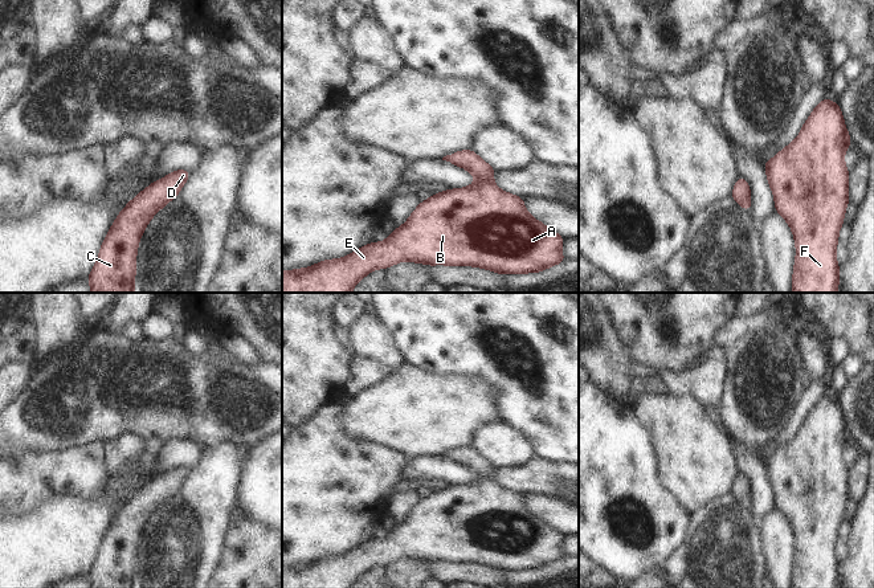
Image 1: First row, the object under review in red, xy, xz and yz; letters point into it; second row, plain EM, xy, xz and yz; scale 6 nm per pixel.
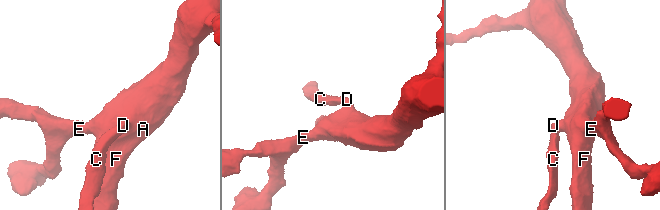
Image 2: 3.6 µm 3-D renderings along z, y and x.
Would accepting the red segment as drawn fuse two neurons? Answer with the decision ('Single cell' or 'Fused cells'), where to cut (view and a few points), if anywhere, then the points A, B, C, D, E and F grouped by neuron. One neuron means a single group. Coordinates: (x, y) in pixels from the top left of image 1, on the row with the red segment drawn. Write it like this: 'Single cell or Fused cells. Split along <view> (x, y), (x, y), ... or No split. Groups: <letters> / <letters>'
Single cell. No split. Groups: A B C D E F

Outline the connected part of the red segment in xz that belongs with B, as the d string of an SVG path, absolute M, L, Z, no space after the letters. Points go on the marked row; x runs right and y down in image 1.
M473 150L457 151L442 158L457 167L462 167L474 175L477 181L466 188L448 189L432 195L409 216L407 222L396 228L383 242L371 242L347 257L326 260L310 268L282 271L282 293L351 293L356 283L373 269L388 269L401 261L438 264L446 266L477 266L499 274L539 273L550 266L564 262L561 246L565 240L547 228L543 222L531 217L526 211L523 197L507 193L494 184L495 170L482 160Z

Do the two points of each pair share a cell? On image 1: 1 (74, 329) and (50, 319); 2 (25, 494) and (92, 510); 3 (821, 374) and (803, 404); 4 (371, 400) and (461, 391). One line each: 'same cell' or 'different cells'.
1: same cell
2: different cells
3: different cells
4: same cell

